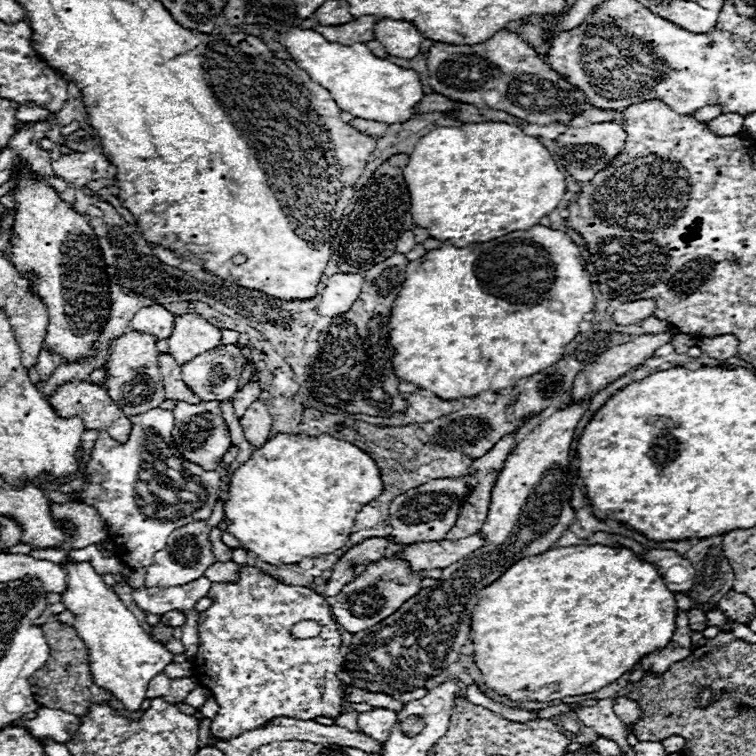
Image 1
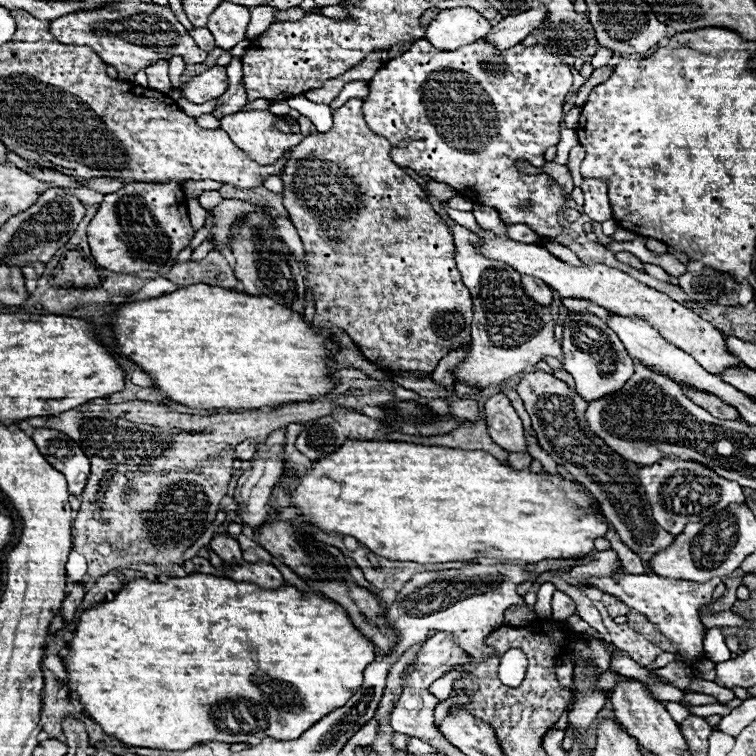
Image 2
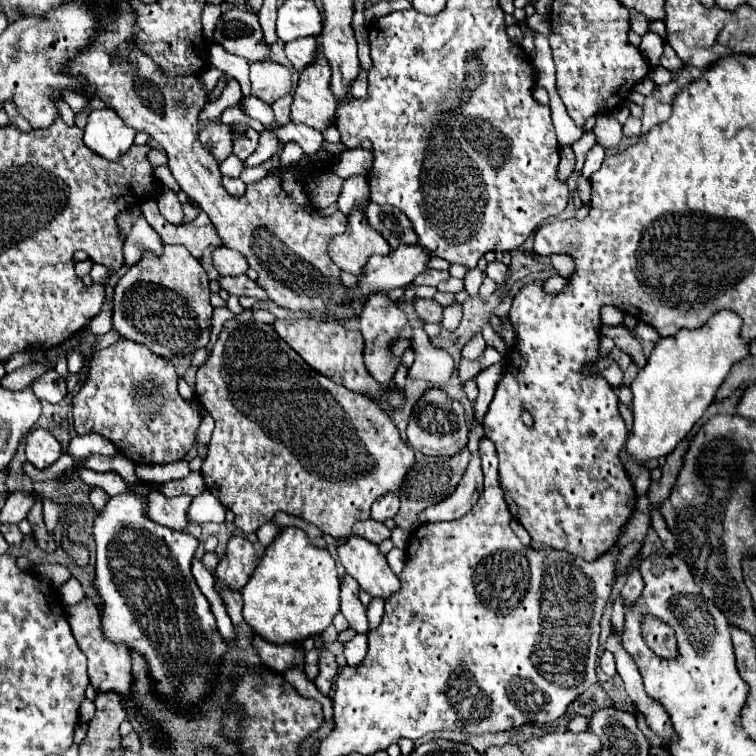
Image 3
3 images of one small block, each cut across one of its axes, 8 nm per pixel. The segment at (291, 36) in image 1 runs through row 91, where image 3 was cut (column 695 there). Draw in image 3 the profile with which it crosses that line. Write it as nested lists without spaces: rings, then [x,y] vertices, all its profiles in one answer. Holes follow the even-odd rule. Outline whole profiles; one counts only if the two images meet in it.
[[[720,310],[700,328],[684,328],[676,336],[658,338],[646,366],[630,386],[634,394],[634,432],[626,448],[634,462],[626,462],[624,468],[636,494],[646,494],[650,486],[650,472],[644,466],[646,460],[666,456],[676,448],[712,404],[730,368],[750,354],[750,344],[740,336],[740,330],[742,318],[736,312]]]

